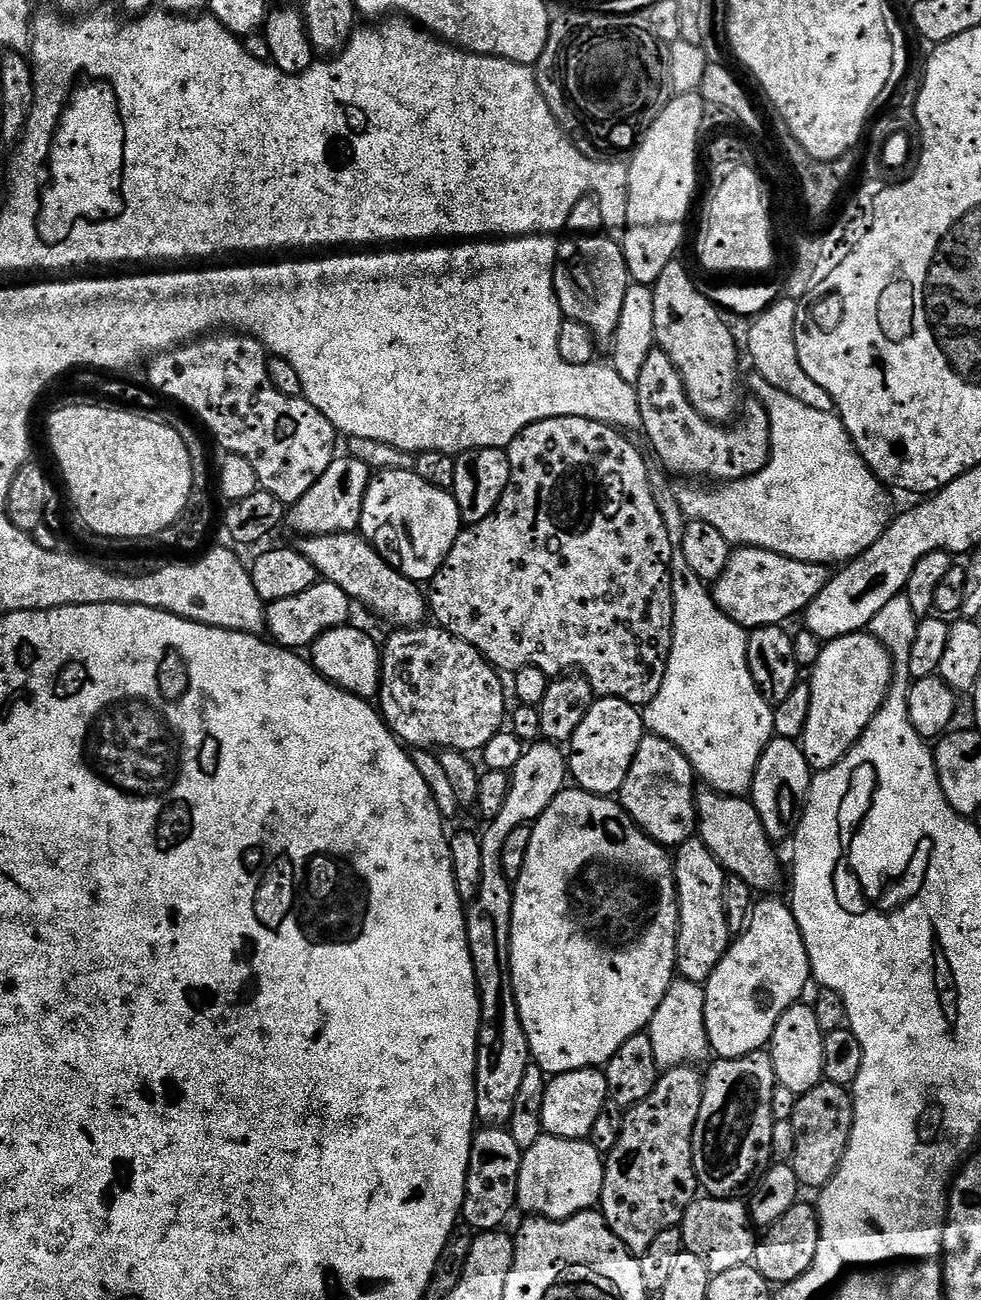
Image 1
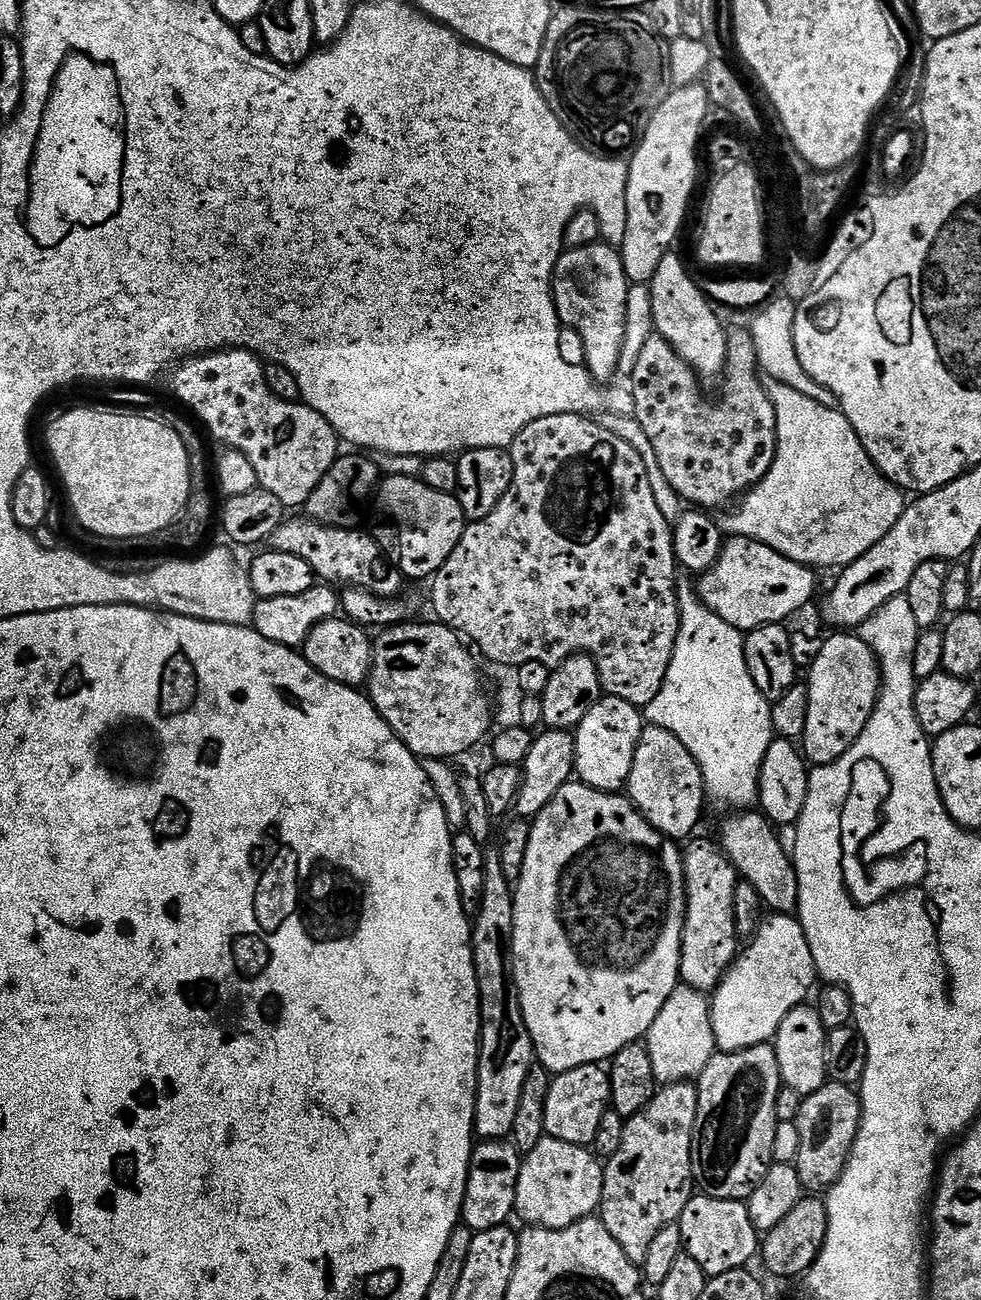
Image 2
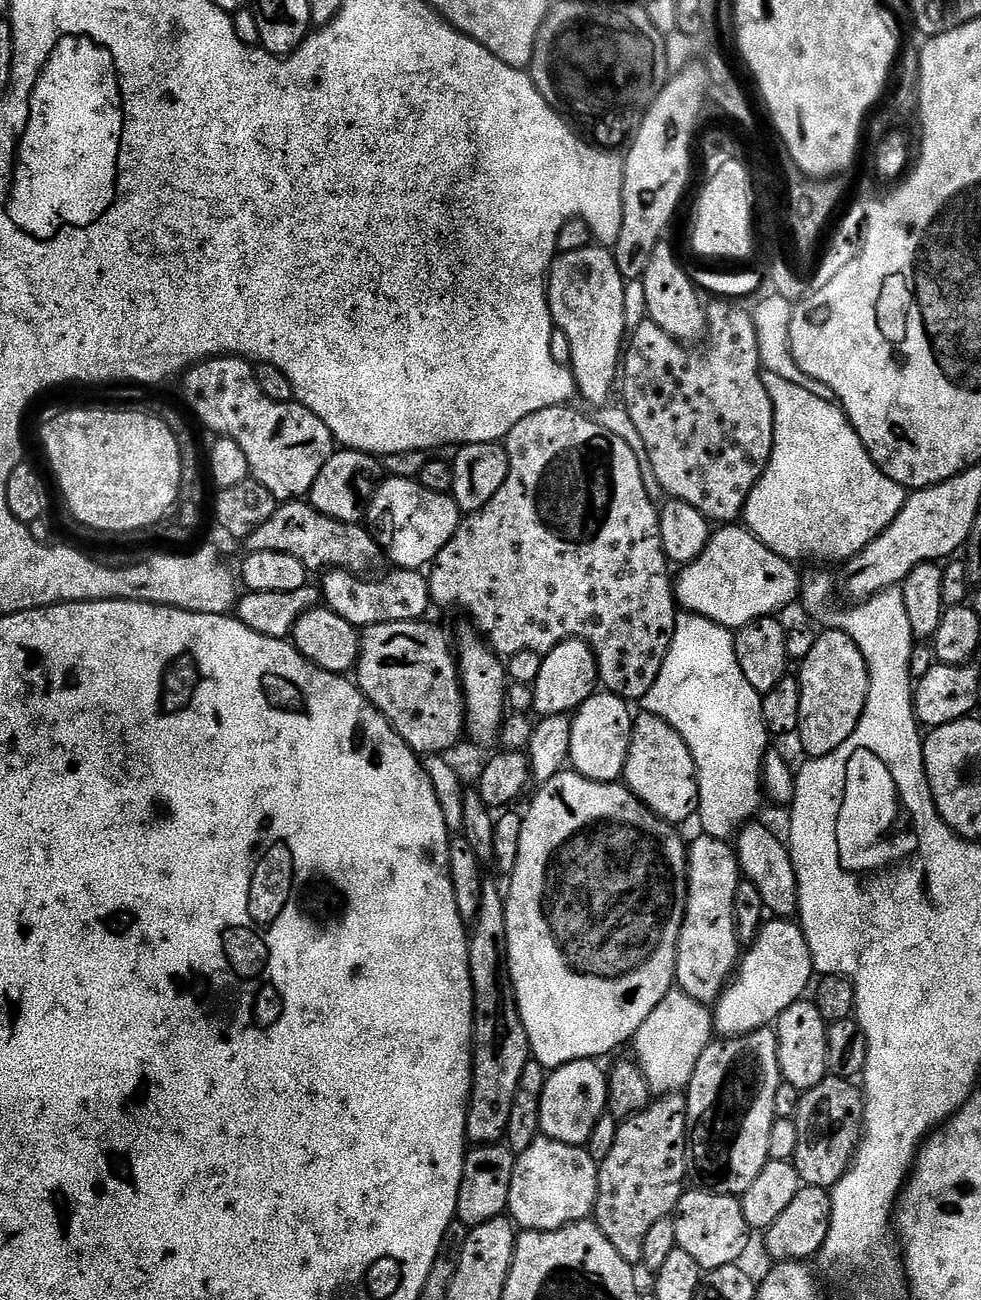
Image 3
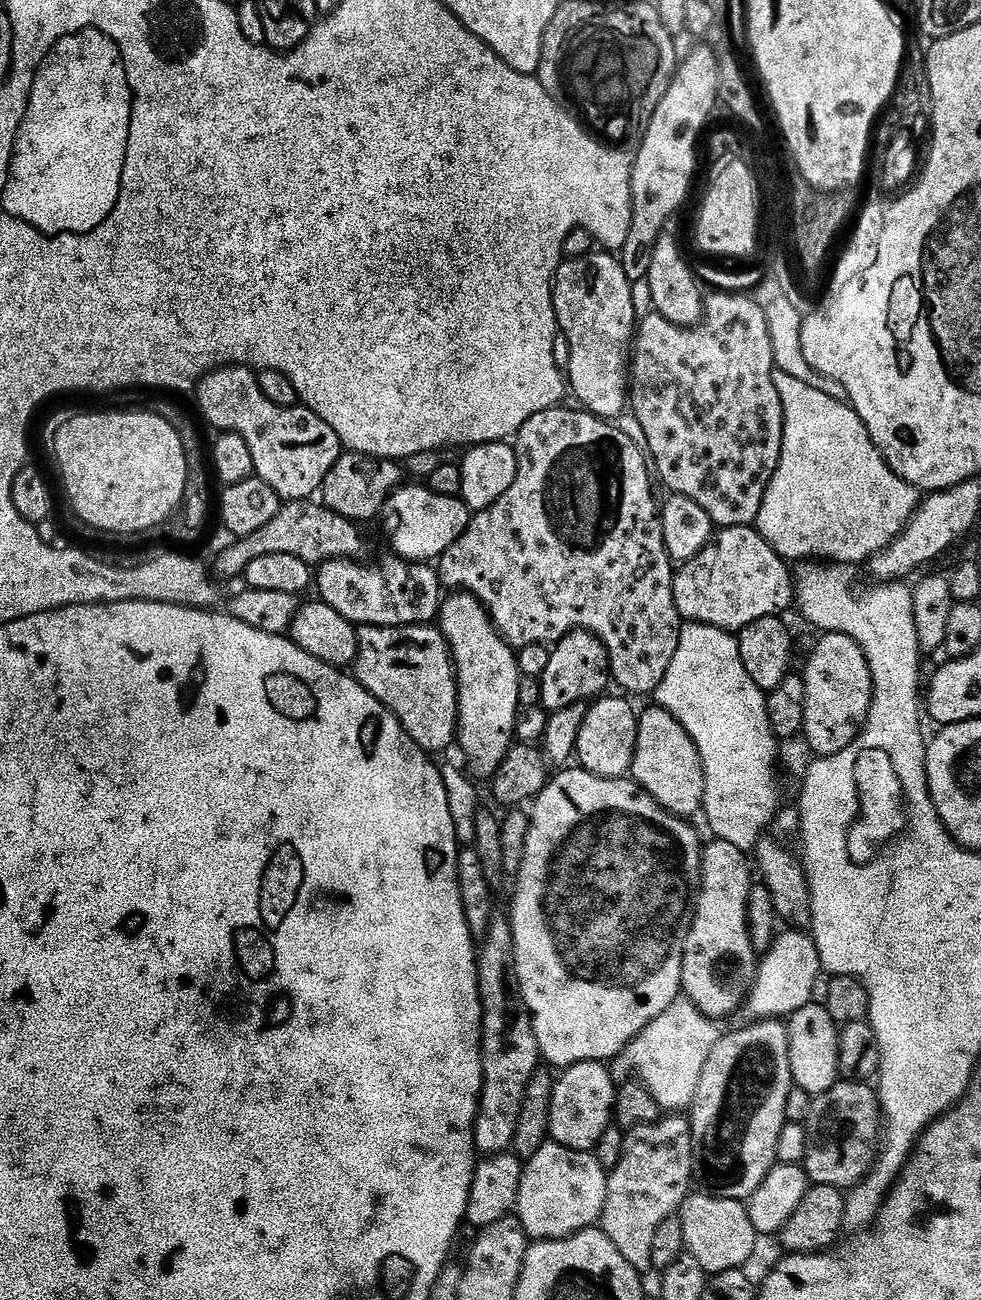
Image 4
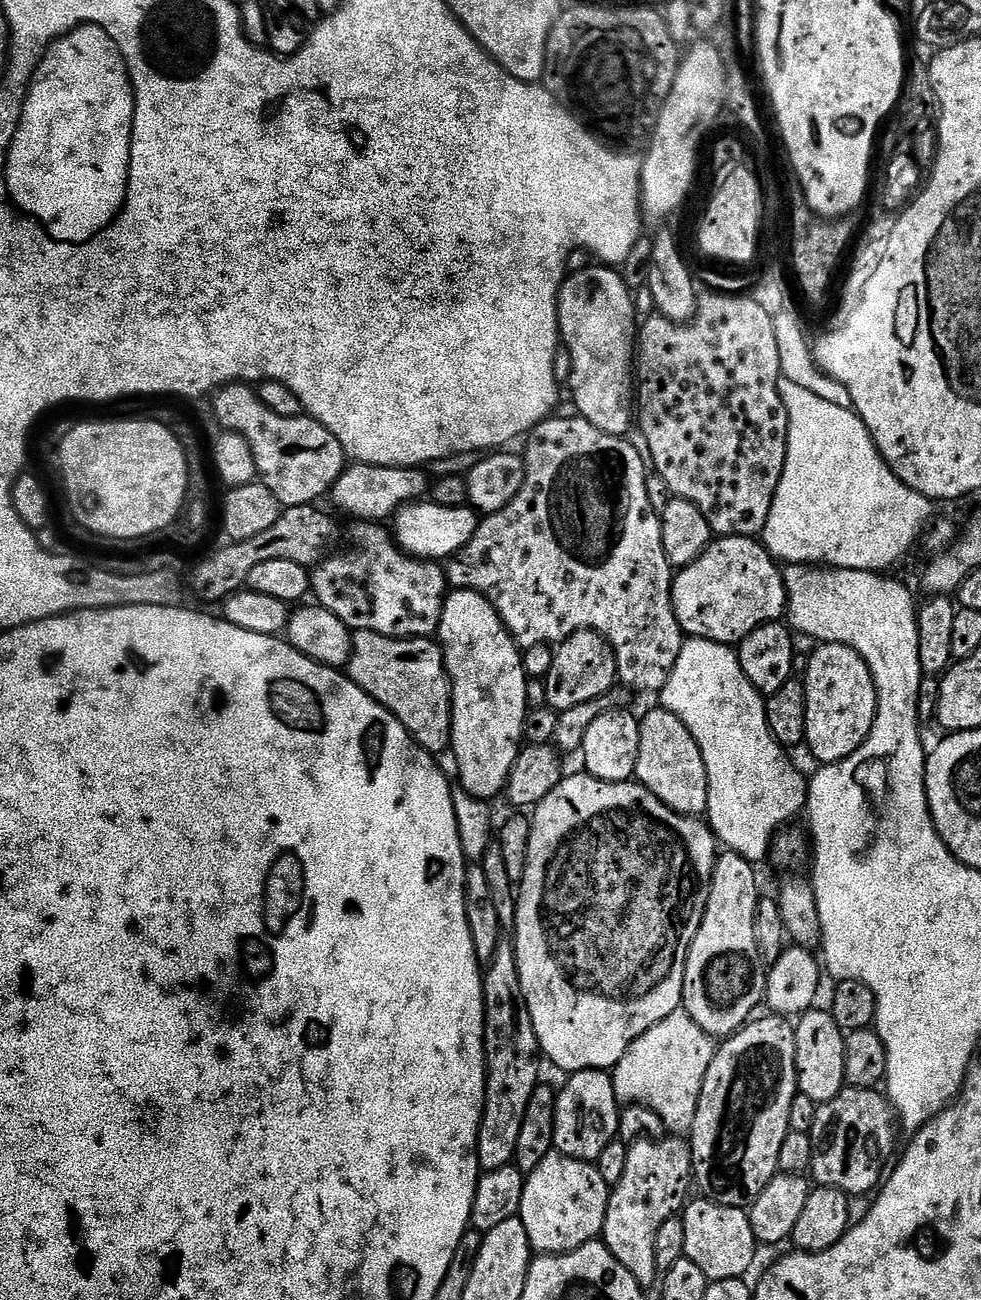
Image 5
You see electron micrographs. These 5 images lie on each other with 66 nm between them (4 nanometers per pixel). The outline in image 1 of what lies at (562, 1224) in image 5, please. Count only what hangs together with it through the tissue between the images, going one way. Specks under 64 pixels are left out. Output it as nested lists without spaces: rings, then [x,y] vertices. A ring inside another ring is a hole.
[[[542,1134],[528,1148],[523,1149],[516,1183],[516,1204],[522,1211],[536,1218],[564,1219],[575,1212],[588,1210],[600,1199],[604,1181],[605,1157],[601,1149],[596,1148],[587,1139],[567,1140]]]

